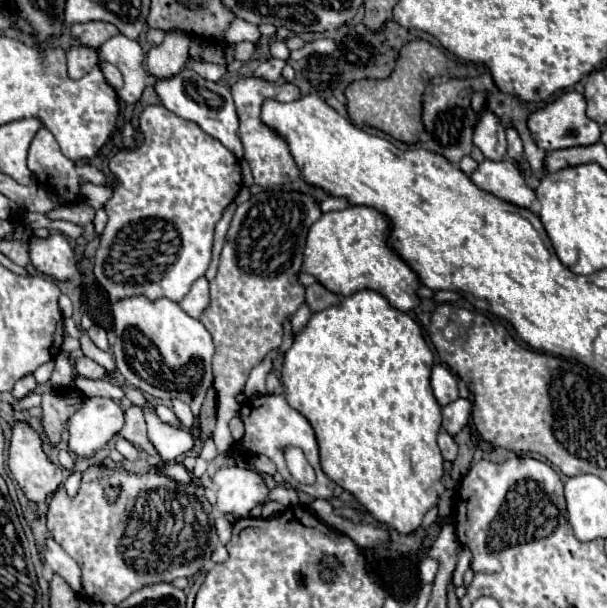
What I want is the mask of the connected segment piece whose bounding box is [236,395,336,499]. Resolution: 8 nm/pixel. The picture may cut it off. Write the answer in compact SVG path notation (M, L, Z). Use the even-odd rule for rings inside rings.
M262 395L262 397L256 397L256 399L252 399L252 401L246 401L246 403L242 405L240 419L244 421L244 427L246 427L244 437L236 443L236 447L238 447L240 453L244 453L244 455L264 453L266 457L270 457L270 459L276 463L280 475L284 477L284 481L286 481L290 487L294 487L294 489L298 489L298 491L304 491L304 493L308 493L308 495L312 495L312 497L320 497L320 499L330 499L330 497L332 497L332 491L334 491L336 483L334 483L332 479L328 479L328 477L322 473L322 469L320 469L320 463L318 463L318 445L316 445L314 431L312 431L310 423L308 423L298 411L294 411L294 409L286 403L284 395ZM284 445L296 445L296 447L300 447L300 449L304 451L308 463L310 463L310 465L314 467L314 471L316 471L316 483L314 483L314 485L302 485L302 483L298 483L298 481L290 475L290 471L288 471L288 467L286 467L286 461L284 461L284 455L282 455L282 447L284 447Z

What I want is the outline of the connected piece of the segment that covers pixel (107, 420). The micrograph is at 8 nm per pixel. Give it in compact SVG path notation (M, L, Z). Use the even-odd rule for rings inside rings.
M84 397L82 407L68 419L70 451L90 457L94 451L104 449L122 425L124 413L112 399Z

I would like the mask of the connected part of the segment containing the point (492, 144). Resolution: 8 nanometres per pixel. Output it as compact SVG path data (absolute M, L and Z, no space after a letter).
M488 107L482 109L478 127L474 131L474 145L480 147L484 157L504 157L506 155L506 135L500 119Z

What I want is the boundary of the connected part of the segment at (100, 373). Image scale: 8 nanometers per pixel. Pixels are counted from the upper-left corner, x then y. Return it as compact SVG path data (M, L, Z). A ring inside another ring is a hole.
M88 357L78 359L78 361L76 361L76 369L78 369L80 375L84 375L84 377L88 377L88 379L104 379L106 373L108 373L102 365L98 365L96 361L92 361L92 359L88 359Z

